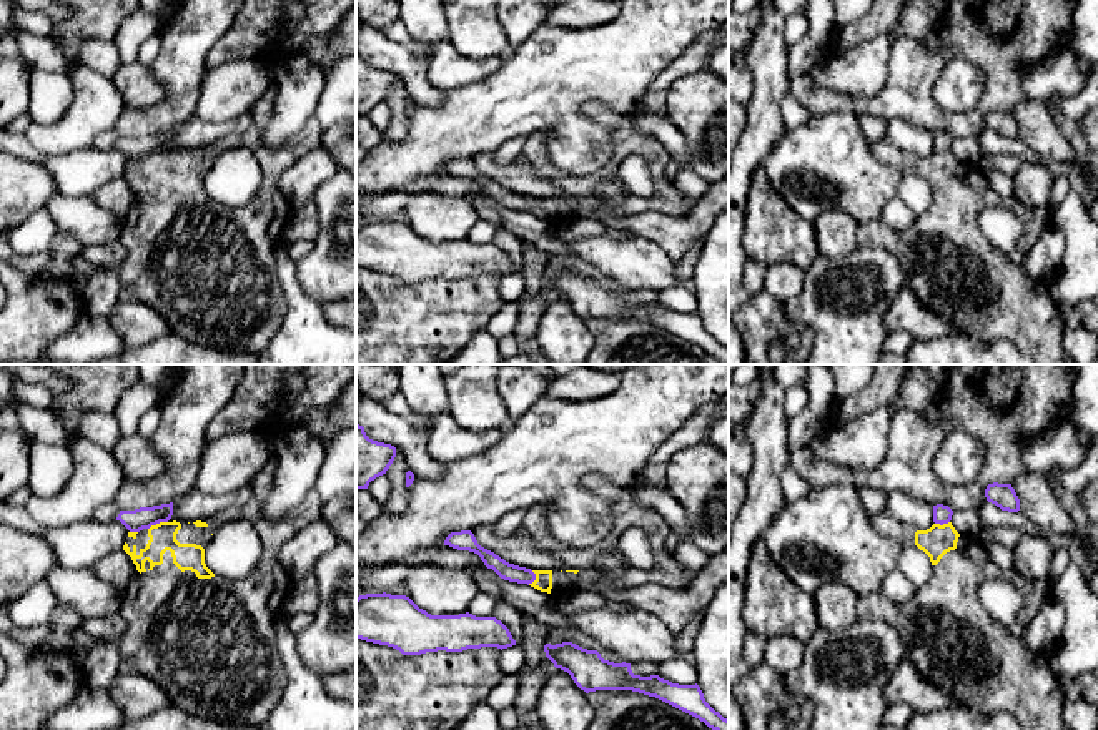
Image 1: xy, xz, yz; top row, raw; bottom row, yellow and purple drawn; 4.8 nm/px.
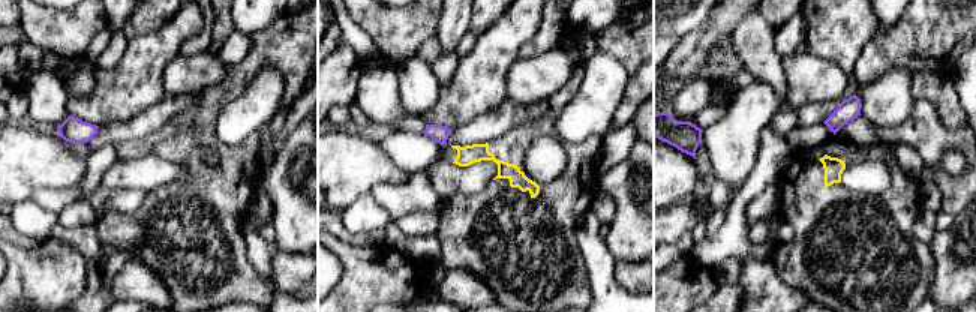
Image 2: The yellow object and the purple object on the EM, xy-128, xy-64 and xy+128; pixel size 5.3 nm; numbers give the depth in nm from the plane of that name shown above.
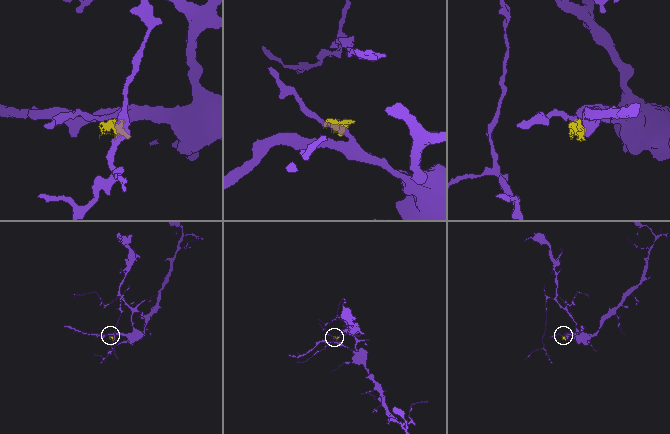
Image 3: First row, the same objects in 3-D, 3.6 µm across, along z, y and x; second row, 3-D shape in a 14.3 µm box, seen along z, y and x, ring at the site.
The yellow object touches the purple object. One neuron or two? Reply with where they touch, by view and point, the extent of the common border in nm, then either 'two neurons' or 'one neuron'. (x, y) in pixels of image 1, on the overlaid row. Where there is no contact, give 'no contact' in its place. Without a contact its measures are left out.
meets yellow in xy at (157, 524); contact 100 nm long; two neurons

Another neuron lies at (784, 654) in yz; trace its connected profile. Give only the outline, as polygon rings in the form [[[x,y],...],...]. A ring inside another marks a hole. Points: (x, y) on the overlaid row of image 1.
[[[774,635],[765,640],[764,663],[779,677],[787,675],[804,663],[805,644],[790,635]]]

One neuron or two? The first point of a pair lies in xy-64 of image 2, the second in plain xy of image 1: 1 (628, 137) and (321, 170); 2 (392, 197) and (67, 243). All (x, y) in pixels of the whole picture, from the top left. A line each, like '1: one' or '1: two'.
1: one
2: two

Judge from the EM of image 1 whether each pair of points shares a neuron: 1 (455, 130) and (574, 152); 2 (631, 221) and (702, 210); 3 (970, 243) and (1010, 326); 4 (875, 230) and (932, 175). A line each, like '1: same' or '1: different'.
1: same
2: same
3: same
4: same

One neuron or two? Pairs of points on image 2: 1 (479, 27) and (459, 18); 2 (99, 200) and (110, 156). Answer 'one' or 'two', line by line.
1: two
2: two

